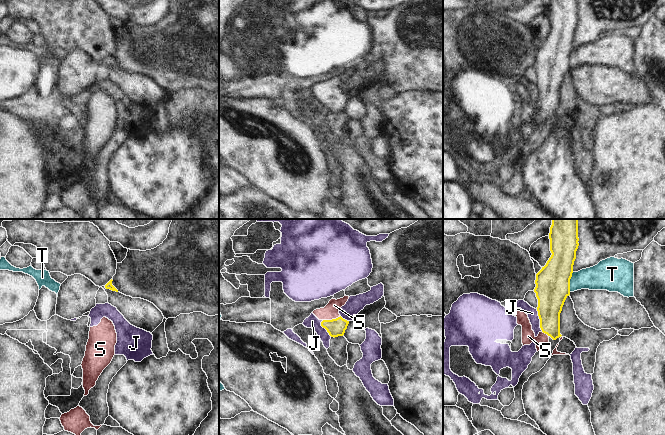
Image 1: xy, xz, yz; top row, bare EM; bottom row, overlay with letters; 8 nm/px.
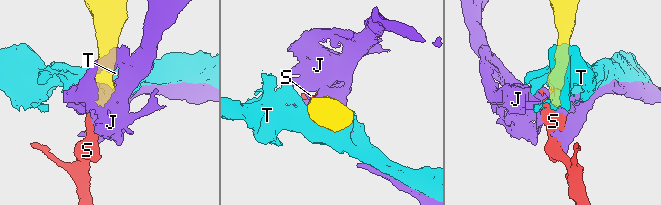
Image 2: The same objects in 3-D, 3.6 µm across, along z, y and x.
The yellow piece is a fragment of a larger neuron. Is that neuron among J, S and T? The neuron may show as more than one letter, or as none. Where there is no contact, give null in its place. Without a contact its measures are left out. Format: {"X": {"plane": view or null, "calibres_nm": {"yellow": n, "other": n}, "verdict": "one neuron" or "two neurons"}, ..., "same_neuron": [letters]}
{"J": {"plane": "yz", "calibres_nm": {"yellow": 260, "other": 90}, "verdict": "two neurons"}, "S": {"plane": "xz", "calibres_nm": {"yellow": 140, "other": 130}, "verdict": "one neuron"}, "T": {"plane": "yz", "calibres_nm": {"yellow": 280, "other": 200}, "verdict": "two neurons"}, "same_neuron": ["S"]}

